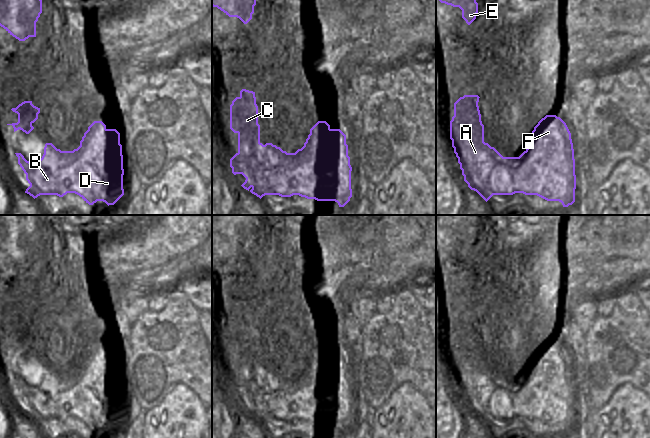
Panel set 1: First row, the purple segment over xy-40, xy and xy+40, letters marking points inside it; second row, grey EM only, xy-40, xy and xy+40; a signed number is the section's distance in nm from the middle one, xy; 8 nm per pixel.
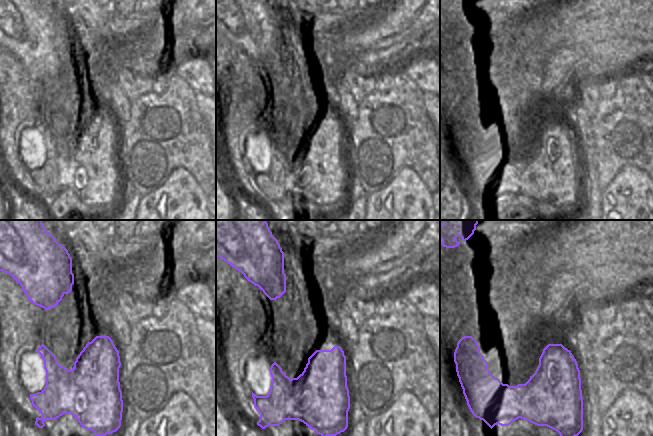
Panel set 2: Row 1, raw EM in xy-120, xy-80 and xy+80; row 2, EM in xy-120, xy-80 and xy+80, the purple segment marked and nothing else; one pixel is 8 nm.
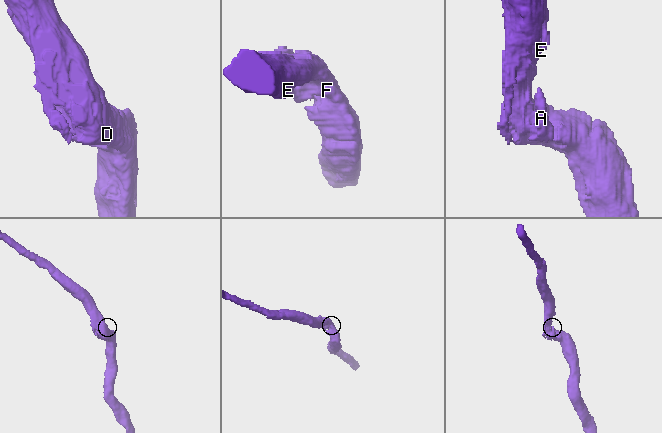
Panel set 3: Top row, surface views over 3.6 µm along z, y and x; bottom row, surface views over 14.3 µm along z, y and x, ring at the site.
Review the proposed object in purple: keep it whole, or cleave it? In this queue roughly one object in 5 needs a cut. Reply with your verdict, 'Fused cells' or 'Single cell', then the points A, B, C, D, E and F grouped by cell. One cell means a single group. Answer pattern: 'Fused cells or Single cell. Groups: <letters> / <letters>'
Single cell. Groups: A B C D E F

